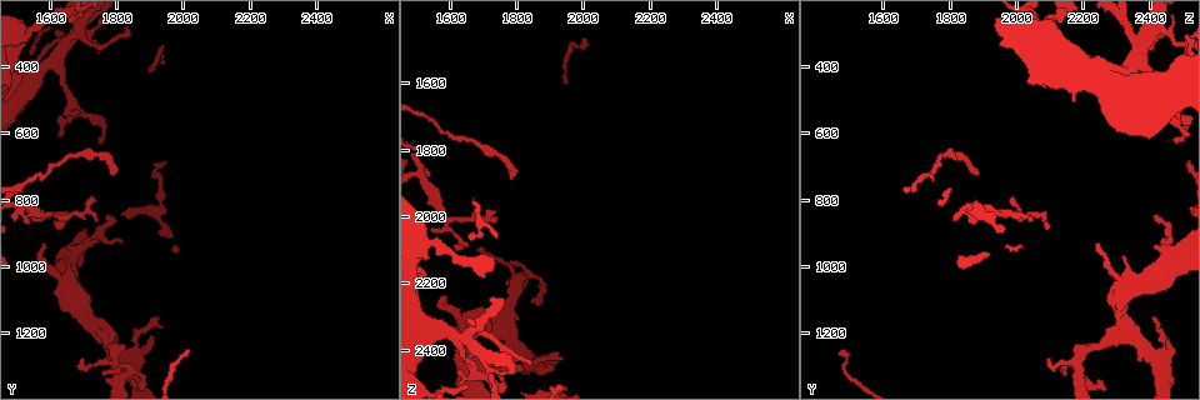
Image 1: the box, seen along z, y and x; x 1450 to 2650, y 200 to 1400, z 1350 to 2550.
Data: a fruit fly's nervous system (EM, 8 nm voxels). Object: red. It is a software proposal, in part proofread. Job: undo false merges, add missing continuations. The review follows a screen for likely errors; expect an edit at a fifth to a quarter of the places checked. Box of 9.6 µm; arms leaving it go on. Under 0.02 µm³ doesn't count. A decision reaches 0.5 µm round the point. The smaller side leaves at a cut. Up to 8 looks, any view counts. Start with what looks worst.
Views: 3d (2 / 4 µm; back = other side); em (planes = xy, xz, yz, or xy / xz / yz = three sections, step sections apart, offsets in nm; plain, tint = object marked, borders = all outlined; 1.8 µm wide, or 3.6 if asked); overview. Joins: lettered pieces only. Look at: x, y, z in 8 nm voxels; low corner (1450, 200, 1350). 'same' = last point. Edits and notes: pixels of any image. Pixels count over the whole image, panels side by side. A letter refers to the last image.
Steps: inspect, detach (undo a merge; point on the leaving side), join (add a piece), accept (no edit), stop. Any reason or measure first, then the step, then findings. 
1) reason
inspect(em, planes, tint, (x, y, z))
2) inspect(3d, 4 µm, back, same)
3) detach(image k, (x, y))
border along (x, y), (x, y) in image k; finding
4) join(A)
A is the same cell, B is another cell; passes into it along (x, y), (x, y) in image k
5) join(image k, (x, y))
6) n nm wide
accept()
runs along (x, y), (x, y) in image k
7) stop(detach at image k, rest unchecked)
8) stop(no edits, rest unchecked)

four or more arms meet
inspect(3d, 2 µm, (1650, 320, 2370))

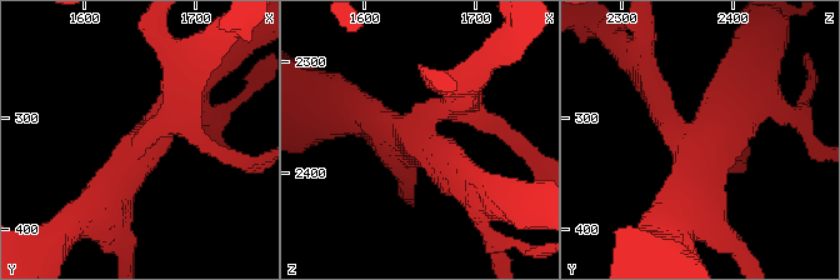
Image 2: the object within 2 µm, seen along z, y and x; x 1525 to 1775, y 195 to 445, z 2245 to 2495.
inspect(em, planes, tint, (1650, 322, 2368))

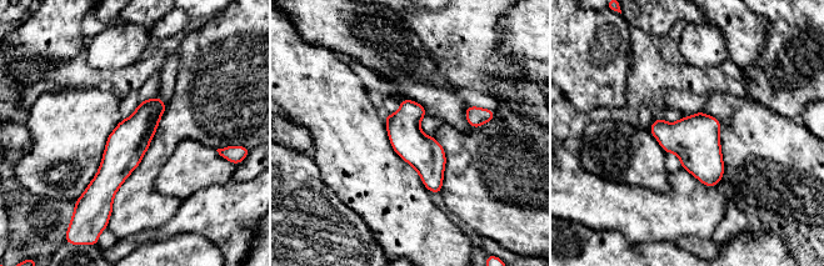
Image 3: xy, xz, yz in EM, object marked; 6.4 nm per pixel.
what lies round it
inspect(em, planes, borders, same)

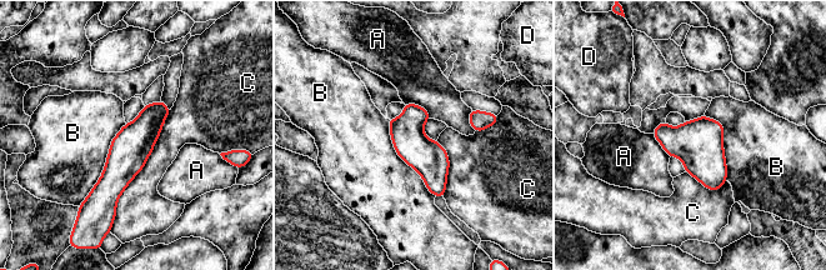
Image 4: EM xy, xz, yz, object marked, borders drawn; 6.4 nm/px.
accept()
A, B, C and D are other cells; runs along (160, 104), (108, 189), (108, 210) in image 4; all the same neuron

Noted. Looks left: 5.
thin end
inspect(3d, 2 µm, (1550, 840, 2030))

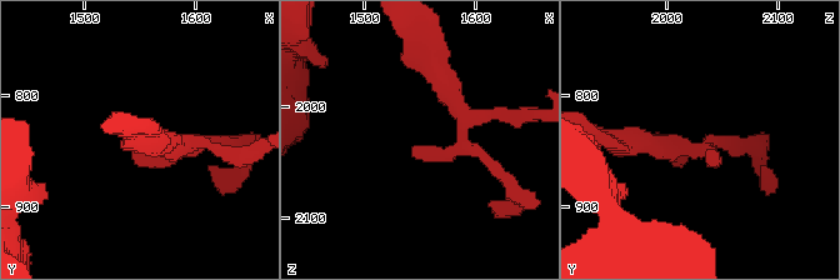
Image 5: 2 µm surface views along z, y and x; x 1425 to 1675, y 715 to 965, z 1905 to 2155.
shape alone is not enough
inspect(em, planes, borders, (1542, 852, 2038))

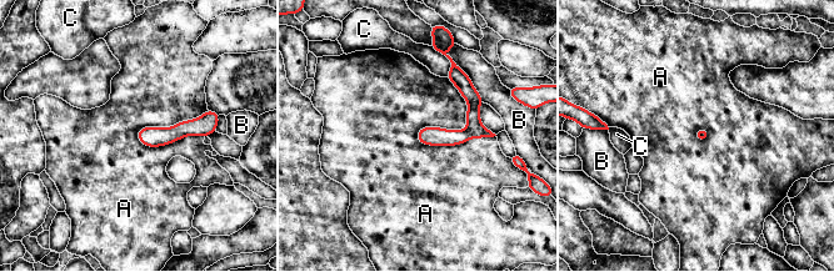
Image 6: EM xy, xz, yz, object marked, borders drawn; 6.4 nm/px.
accept()
A, B and C are other cells; none of them fits

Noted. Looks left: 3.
an open end
inspect(em, planes, plain, (1650, 960, 2320))

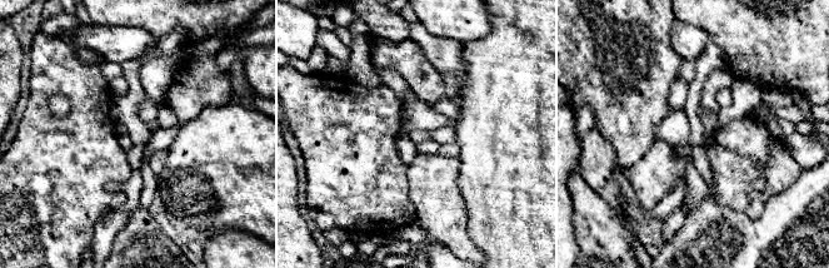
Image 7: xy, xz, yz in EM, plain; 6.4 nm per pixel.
inspect(em, planes, borders, same)

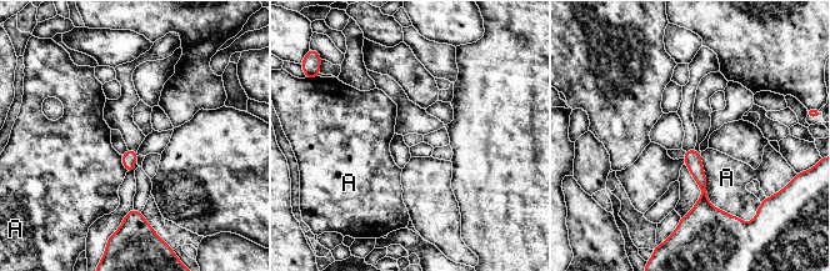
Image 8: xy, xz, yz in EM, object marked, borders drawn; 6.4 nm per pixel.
accept()
A is another cell; border along (700, 154), (708, 200), (733, 216) in image 8; no lettered piece goes on from it

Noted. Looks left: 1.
stop(no edits, rest unchecked)

